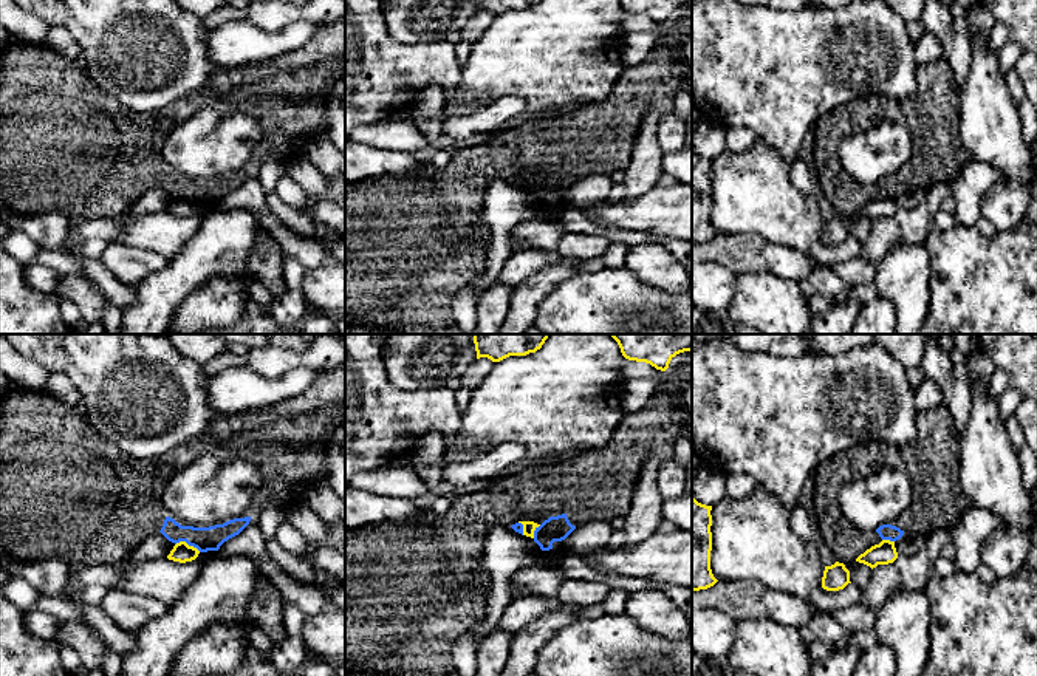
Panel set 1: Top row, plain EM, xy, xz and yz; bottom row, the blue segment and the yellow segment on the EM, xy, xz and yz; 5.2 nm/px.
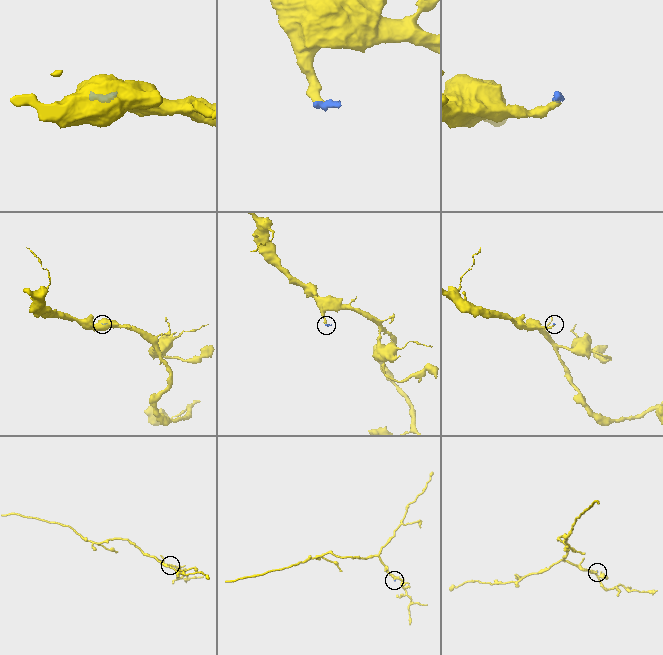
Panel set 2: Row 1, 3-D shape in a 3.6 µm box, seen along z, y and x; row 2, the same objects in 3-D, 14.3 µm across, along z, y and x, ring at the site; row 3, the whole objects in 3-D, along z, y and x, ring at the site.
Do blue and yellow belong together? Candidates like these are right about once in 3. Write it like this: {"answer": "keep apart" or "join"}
{"answer": "keep apart"}

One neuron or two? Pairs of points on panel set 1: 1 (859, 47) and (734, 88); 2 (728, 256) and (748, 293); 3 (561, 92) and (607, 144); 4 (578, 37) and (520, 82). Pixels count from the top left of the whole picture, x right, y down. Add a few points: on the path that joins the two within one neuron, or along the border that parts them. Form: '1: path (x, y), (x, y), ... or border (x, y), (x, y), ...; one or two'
1: path (828, 58), (813, 59), (783, 70), (765, 70); one
2: border (776, 274), (752, 271), (735, 276); two
3: border (610, 92), (599, 101), (576, 107); two
4: path (564, 50), (548, 54), (534, 68); one

